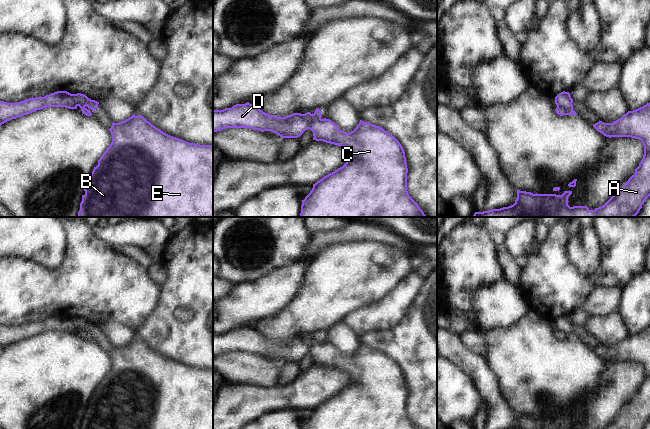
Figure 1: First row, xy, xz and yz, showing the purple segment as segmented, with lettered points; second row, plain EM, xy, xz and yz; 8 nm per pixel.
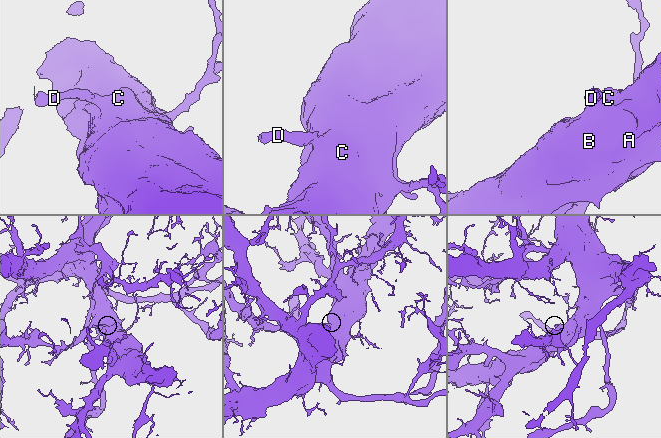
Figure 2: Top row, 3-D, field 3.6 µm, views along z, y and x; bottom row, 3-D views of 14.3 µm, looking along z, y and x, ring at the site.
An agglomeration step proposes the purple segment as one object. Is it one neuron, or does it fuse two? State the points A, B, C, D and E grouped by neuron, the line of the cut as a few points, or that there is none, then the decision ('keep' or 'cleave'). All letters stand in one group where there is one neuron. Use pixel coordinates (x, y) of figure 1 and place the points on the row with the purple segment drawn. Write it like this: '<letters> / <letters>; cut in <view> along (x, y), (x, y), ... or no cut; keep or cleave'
A B C E / D; cut in xz along (320, 118), (311, 117), (308, 128); cleave

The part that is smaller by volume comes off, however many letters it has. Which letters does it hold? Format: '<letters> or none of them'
D

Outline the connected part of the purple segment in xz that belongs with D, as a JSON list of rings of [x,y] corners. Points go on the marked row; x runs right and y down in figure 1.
[[[247,102],[213,110],[213,133],[226,128],[251,128],[261,132],[271,131],[282,138],[298,138],[309,129],[311,117],[321,119],[320,109],[317,108],[312,115],[293,113],[277,117]]]

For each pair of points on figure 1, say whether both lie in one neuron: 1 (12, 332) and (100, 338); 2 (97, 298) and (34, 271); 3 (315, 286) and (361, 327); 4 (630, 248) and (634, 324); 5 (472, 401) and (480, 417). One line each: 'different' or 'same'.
1: same
2: same
3: different
4: different
5: different

